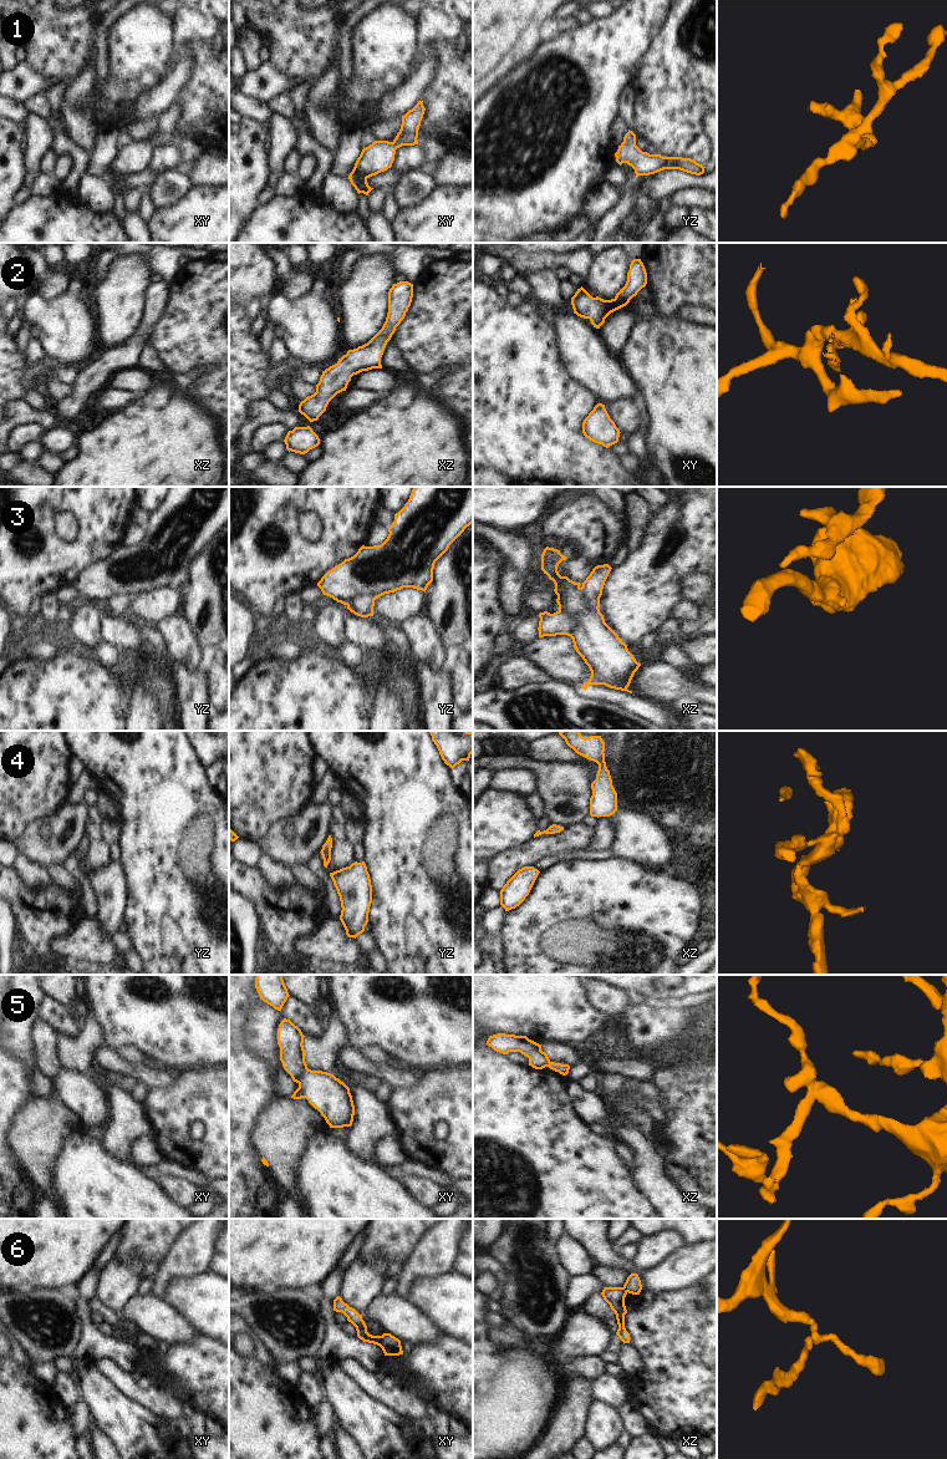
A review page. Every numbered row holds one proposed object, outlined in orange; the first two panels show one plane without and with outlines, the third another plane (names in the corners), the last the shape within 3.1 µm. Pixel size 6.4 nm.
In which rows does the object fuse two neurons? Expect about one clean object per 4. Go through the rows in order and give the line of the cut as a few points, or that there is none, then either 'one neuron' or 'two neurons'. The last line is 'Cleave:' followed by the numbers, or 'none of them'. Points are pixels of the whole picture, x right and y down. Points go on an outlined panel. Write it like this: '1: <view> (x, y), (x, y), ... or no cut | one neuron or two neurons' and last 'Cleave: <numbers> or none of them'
1: no cut | one neuron
2: no cut | one neuron
3: xz (580, 588), (585, 604), (590, 609), (597, 609) | two neurons
4: no cut | one neuron
5: xy (306, 1067), (298, 1082) | two neurons
6: xy (381, 1336), (377, 1345) | two neurons
Cleave: 3, 5, 6

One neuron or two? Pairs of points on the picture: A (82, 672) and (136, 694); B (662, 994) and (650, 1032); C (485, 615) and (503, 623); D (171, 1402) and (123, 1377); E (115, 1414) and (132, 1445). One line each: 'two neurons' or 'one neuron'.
A: two neurons
B: two neurons
C: one neuron
D: one neuron
E: one neuron

